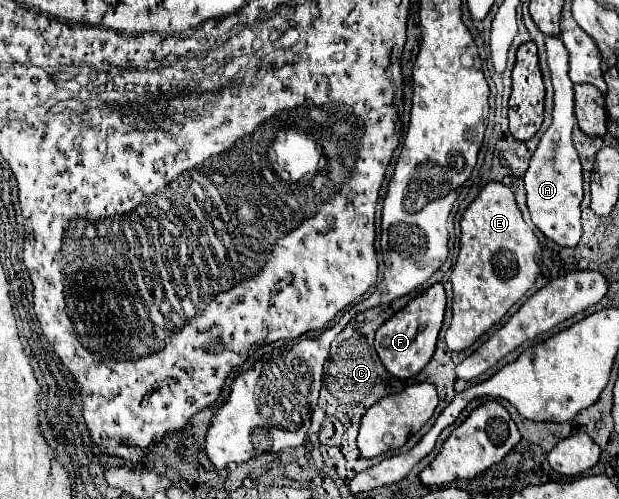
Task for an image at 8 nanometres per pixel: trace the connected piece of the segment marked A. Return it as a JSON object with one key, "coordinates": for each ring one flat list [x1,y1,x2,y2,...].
{"coordinates":[[556,37,546,39,548,65,554,85,554,121,542,135,538,149,530,159,530,167,524,173,526,201,532,223,554,243,562,247,576,247,582,235,580,225,580,203,582,203,582,165,572,143,574,117,574,83,568,77,568,51]]}

